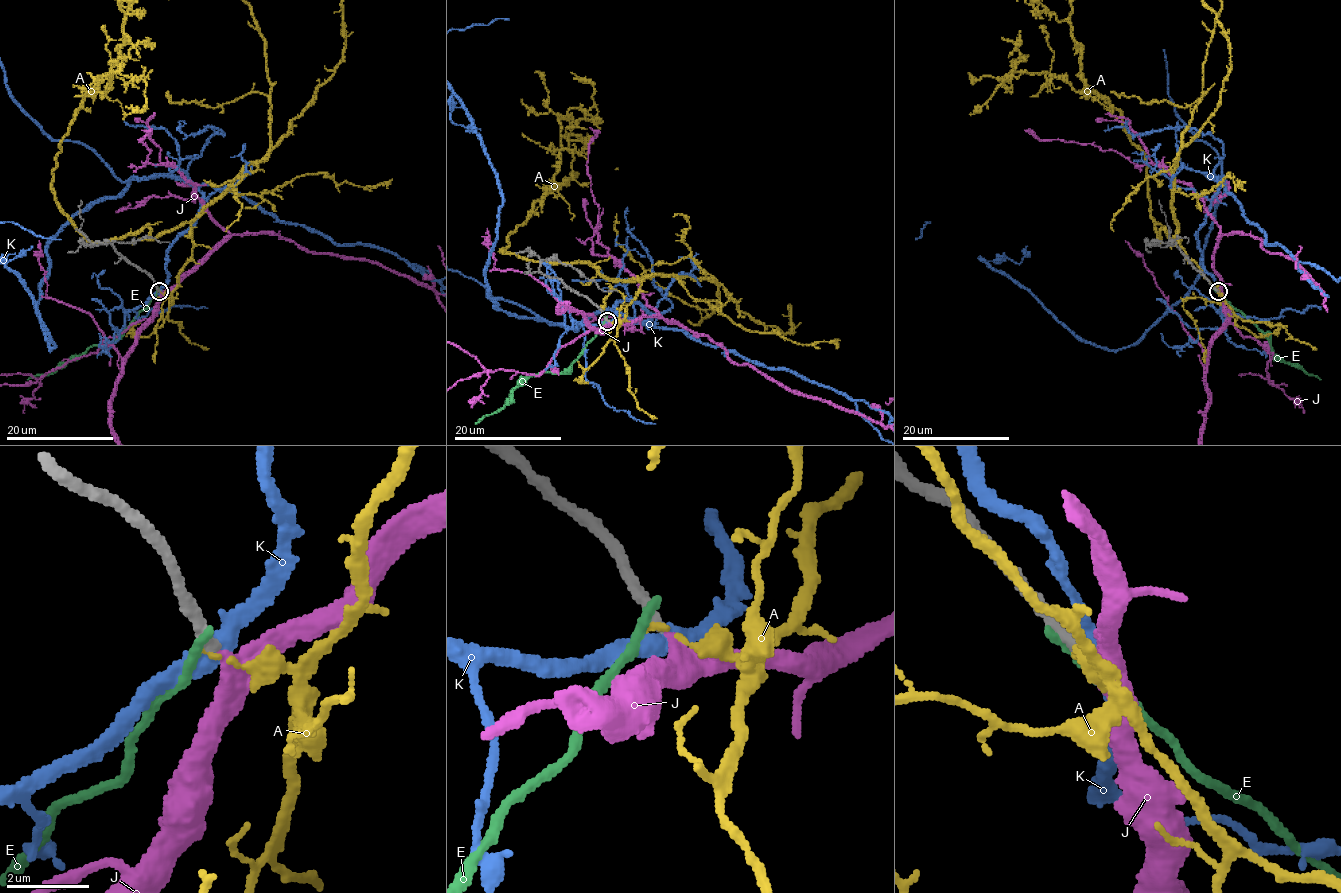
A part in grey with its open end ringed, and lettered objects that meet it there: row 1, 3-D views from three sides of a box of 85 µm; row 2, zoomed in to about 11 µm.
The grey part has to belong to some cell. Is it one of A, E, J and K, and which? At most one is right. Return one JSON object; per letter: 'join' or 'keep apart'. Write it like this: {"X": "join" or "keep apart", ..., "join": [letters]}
{"A": "keep apart", "E": "keep apart", "J": "join", "K": "keep apart", "join": ["J"]}

